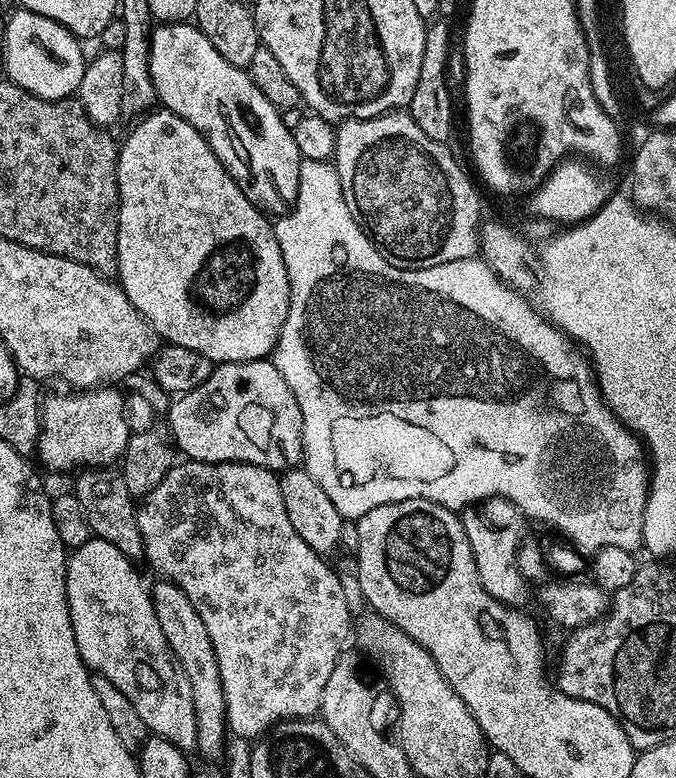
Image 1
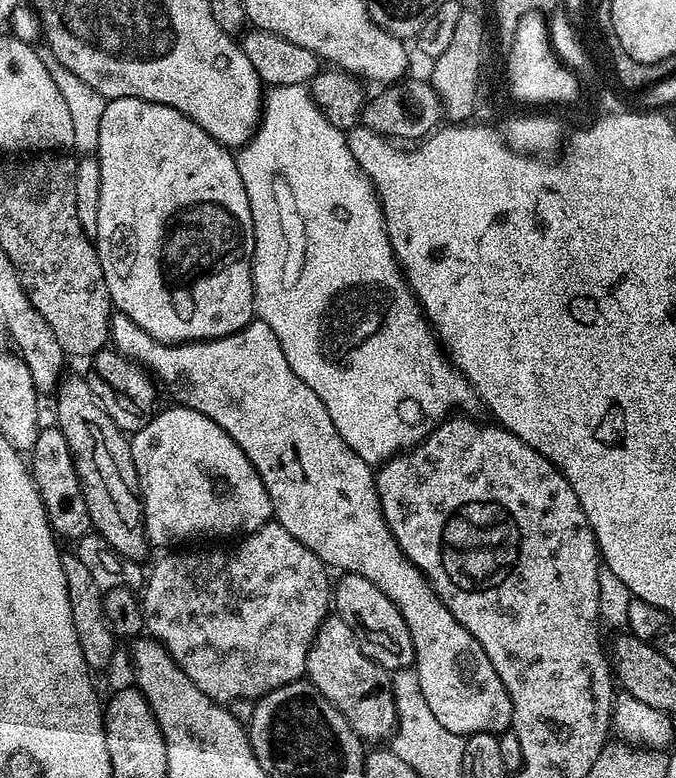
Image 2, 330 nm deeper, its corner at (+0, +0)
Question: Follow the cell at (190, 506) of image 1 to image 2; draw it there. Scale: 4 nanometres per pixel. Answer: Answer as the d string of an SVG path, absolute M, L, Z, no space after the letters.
M269 522L263 524L257 532L247 533L241 540L244 541L229 556L224 552L184 552L176 557L168 556L172 554L161 555L164 557L153 566L152 573L148 576L148 585L144 588L144 594L142 593L144 627L147 635L171 654L172 661L187 674L190 682L194 682L194 686L198 686L198 690L202 690L202 694L217 702L229 702L228 700L255 702L266 693L301 679L308 667L308 652L312 648L316 631L330 615L329 569L310 549L302 546L302 542L298 542L294 534L287 532L281 524Z

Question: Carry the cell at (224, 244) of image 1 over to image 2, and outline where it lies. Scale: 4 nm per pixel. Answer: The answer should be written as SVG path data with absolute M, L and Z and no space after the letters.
M118 98L117 100L108 101L106 110L102 110L102 127L98 130L98 146L95 155L100 161L100 173L102 174L102 194L98 198L98 230L94 237L96 245L96 253L100 259L100 265L104 271L106 278L106 286L108 293L112 299L116 312L126 314L134 322L138 322L138 326L142 326L142 330L146 330L146 334L150 334L150 338L154 338L163 344L190 344L194 340L219 340L222 336L229 336L235 332L240 332L245 326L251 324L254 319L254 297L252 294L252 255L254 254L254 218L250 210L250 202L246 198L246 186L242 186L242 174L238 174L238 166L236 165L236 157L223 144L216 141L213 136L206 134L206 130L202 130L202 126L198 126L190 118L186 118L178 110L174 110L165 104L158 102L150 102L142 98Z

